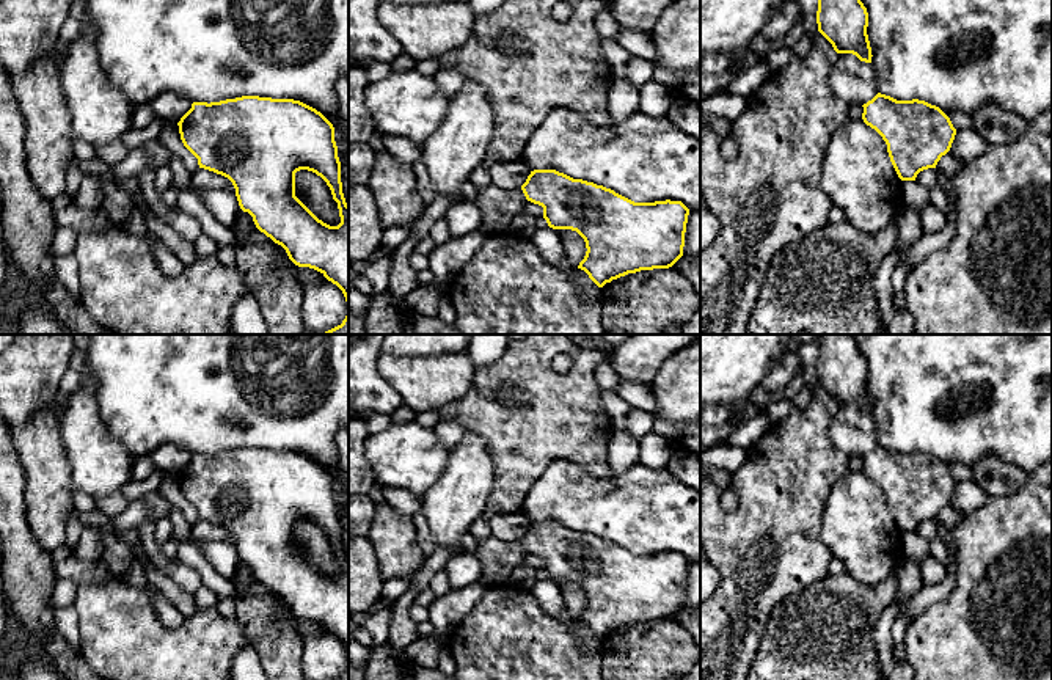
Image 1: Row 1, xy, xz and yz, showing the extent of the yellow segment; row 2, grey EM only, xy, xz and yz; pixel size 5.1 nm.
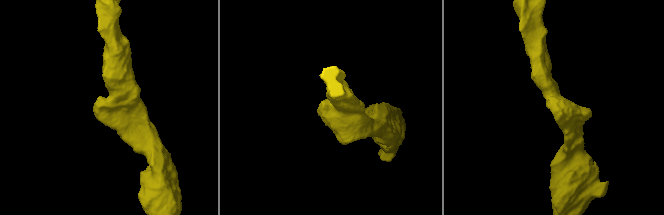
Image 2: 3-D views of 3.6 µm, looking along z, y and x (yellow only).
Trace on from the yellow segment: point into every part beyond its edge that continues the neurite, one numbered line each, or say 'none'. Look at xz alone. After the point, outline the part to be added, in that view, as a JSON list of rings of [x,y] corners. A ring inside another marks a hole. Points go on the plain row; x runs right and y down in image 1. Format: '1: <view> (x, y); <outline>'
none

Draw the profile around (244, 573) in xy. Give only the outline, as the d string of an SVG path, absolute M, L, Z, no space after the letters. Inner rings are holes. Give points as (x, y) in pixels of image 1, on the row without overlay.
M242 564L236 568L236 584L239 587L250 587L253 583L256 583L256 576L253 573L253 568L248 564Z

